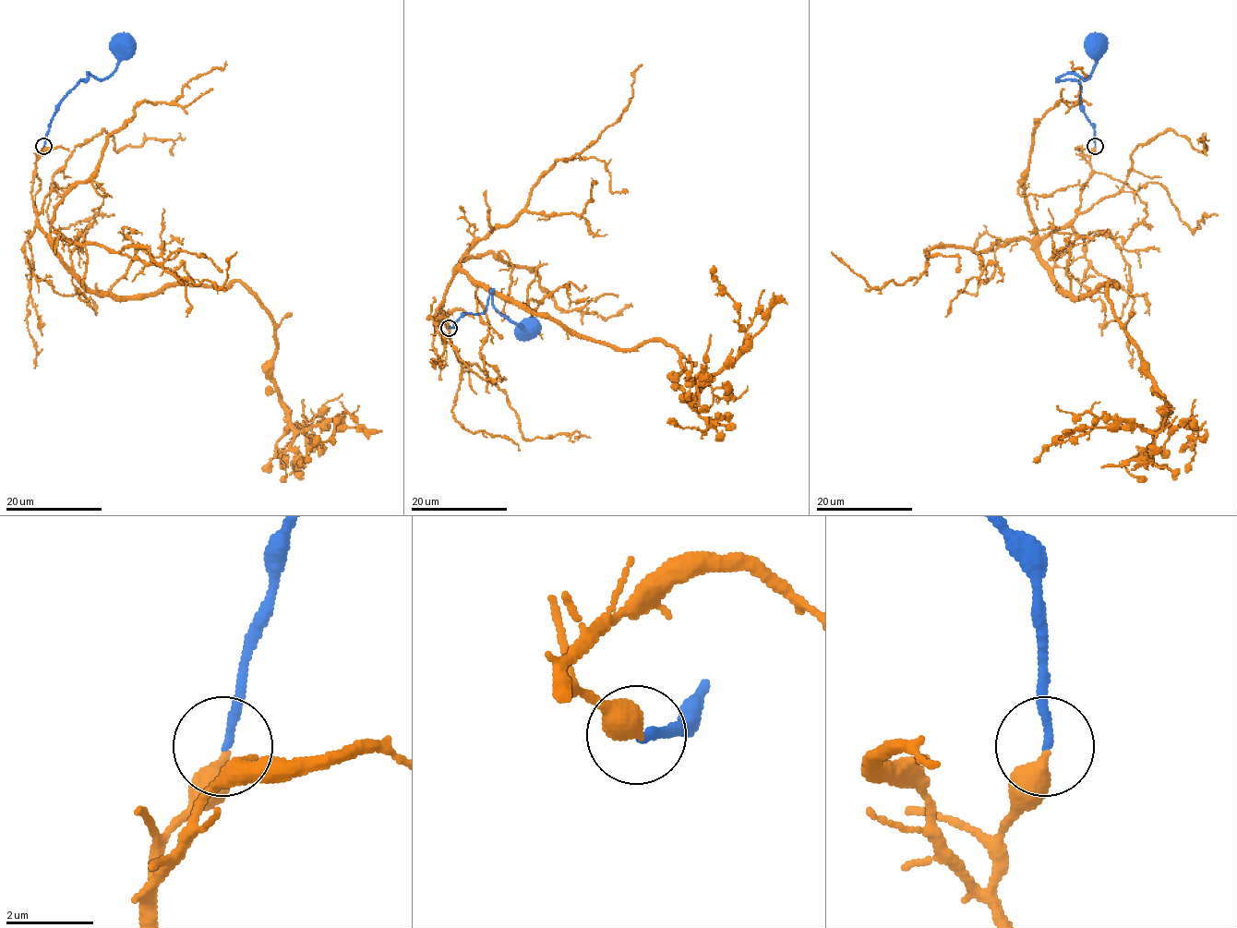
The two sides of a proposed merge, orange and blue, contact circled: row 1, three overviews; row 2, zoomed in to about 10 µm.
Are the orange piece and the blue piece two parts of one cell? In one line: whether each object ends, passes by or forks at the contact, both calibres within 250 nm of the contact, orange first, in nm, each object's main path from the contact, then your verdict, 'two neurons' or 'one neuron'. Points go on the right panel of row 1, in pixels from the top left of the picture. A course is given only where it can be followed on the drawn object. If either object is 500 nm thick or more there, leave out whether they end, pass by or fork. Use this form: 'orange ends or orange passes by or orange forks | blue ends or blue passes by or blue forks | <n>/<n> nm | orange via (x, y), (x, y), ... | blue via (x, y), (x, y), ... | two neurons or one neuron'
orange ends | blue ends | 460/180 nm | orange via (1095, 147), (1078, 211), (1038, 261), (1071, 297), (1117, 287), (1108, 301), (1165, 421), (1099, 418), (1033, 462) | blue via (1095, 146), (1081, 85), (1059, 78), (1066, 74), (1086, 78), (1098, 57), (1098, 42) | one neuron

